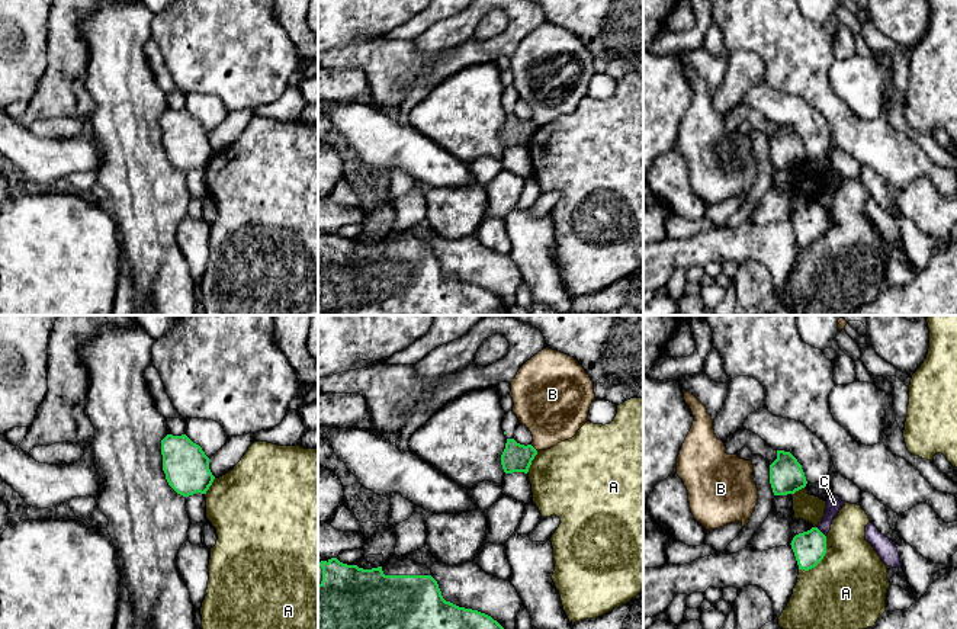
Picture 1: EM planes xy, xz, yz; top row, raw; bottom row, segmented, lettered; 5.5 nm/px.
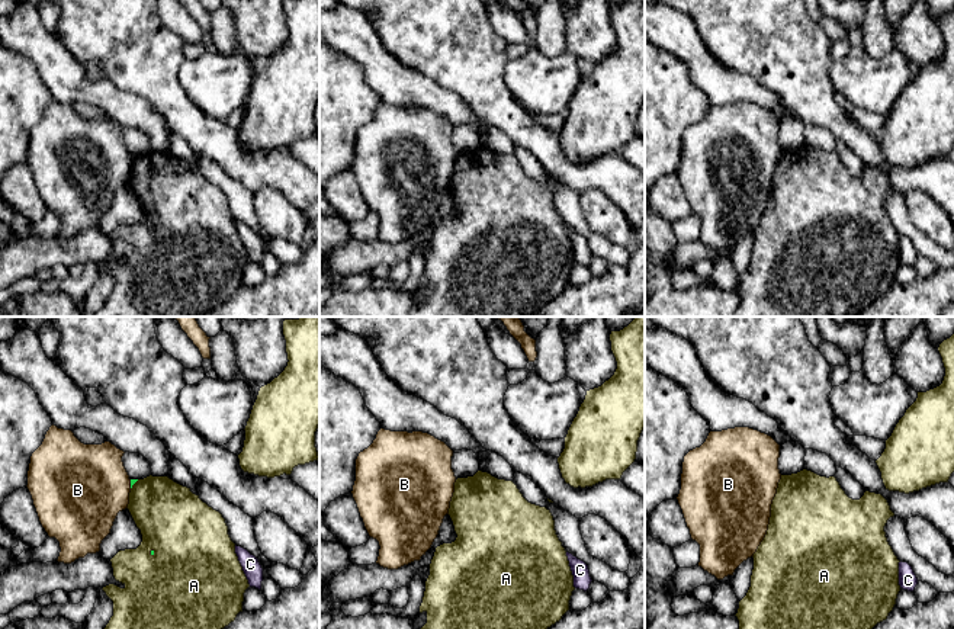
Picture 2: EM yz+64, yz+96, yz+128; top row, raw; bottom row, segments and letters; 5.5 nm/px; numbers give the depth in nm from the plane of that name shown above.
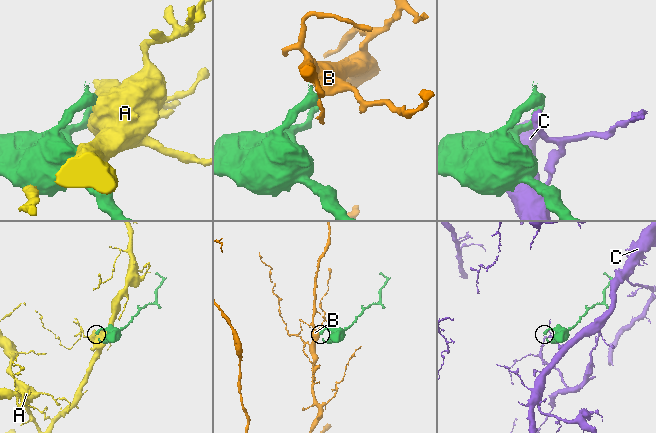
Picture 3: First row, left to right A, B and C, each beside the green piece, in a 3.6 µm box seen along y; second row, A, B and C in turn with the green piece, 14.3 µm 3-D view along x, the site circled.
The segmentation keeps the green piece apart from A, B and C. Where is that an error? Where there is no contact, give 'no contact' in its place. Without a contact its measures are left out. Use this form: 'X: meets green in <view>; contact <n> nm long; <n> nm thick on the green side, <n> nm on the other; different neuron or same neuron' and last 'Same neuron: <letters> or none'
A: meets green in yz; contact 240 nm long; 180 nm thick on the green side, 440 nm on the other; different neuron
B: meets green in xz; contact 60 nm long; 160 nm thick on the green side, 360 nm on the other; different neuron
C: meets green in yz; contact 70 nm long; 180 nm thick on the green side, 90 nm on the other; different neuron
Same neuron: none

